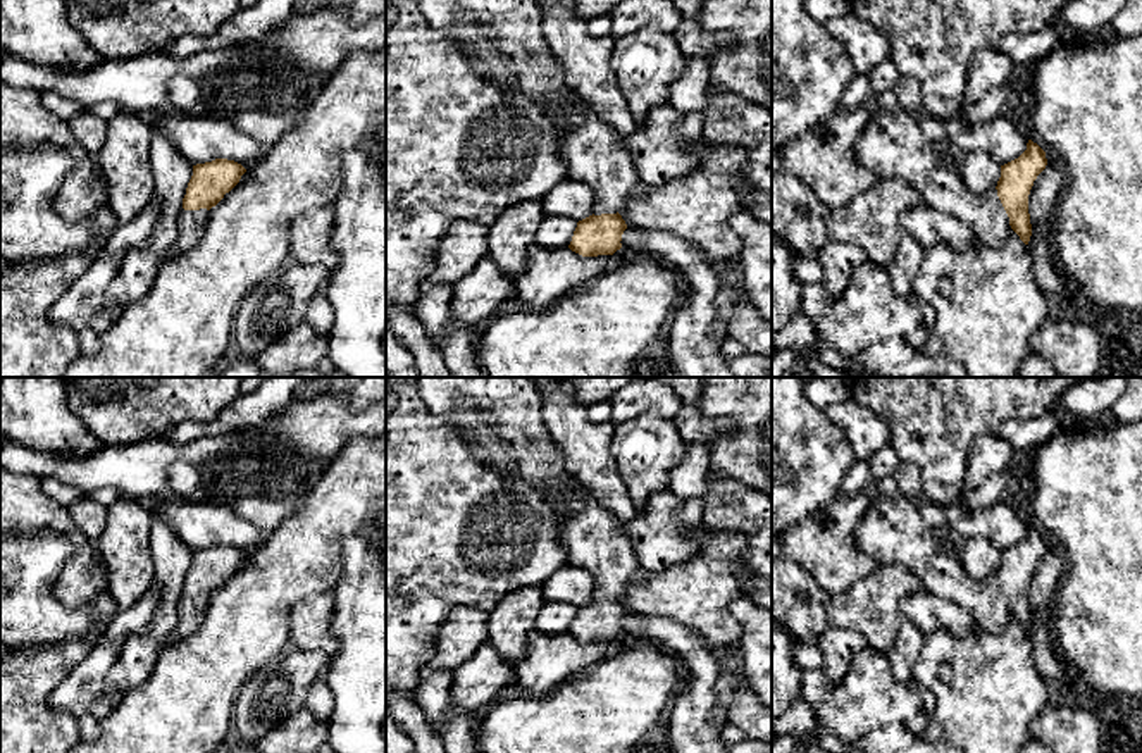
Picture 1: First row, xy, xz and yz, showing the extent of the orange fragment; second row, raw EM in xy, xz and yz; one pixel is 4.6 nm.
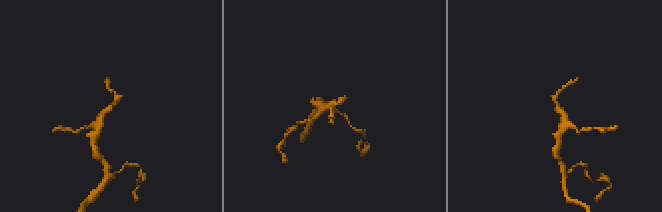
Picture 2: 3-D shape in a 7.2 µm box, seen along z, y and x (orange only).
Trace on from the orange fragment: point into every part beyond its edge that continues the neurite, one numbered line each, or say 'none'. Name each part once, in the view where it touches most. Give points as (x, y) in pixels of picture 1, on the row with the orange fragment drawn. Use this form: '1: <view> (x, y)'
1: yz (893, 145)

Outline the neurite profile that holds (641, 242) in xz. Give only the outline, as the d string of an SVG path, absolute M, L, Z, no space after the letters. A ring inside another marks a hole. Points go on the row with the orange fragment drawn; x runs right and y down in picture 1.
M627 227L622 248L634 250L672 267L682 281L684 303L668 322L668 355L679 377L734 377L711 326L718 317L718 274L687 241Z

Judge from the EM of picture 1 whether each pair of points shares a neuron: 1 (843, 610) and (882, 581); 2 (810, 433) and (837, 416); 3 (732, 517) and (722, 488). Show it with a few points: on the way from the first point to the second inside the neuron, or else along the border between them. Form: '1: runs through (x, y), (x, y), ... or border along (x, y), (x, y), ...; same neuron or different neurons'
1: runs through (853, 610), (872, 591); same neuron
2: border along (822, 410), (841, 429), (853, 452); different neurons
3: runs through (732, 510), (724, 495); same neuron

